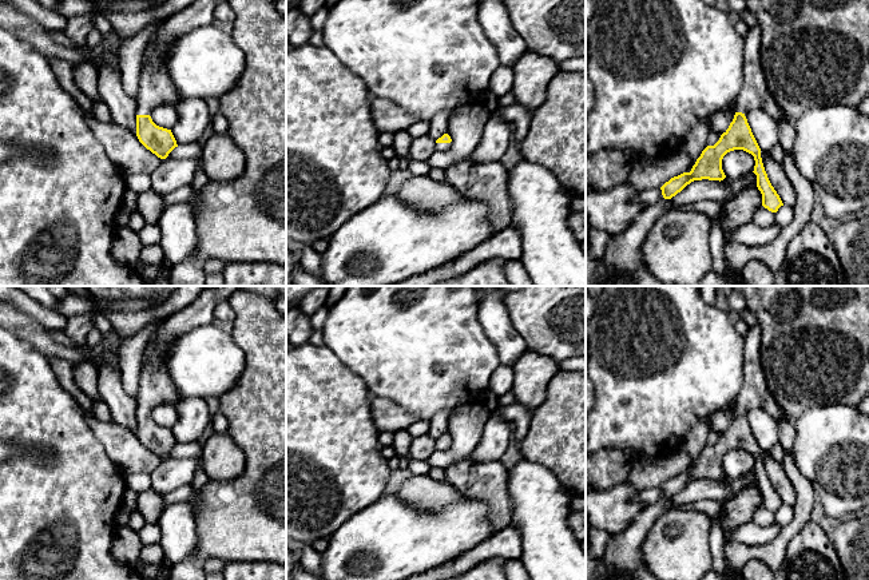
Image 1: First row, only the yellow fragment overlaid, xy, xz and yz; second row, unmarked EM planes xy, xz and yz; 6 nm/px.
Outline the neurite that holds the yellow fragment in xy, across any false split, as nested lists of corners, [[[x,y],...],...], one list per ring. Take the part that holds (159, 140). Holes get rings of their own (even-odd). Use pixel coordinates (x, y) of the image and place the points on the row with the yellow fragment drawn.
[[[194,0],[180,12],[170,16],[146,44],[136,96],[136,136],[139,142],[160,159],[178,147],[171,130],[156,126],[150,114],[163,103],[176,106],[182,96],[174,87],[162,61],[155,56],[154,41],[174,40],[197,27],[214,21],[214,9],[227,0]]]

